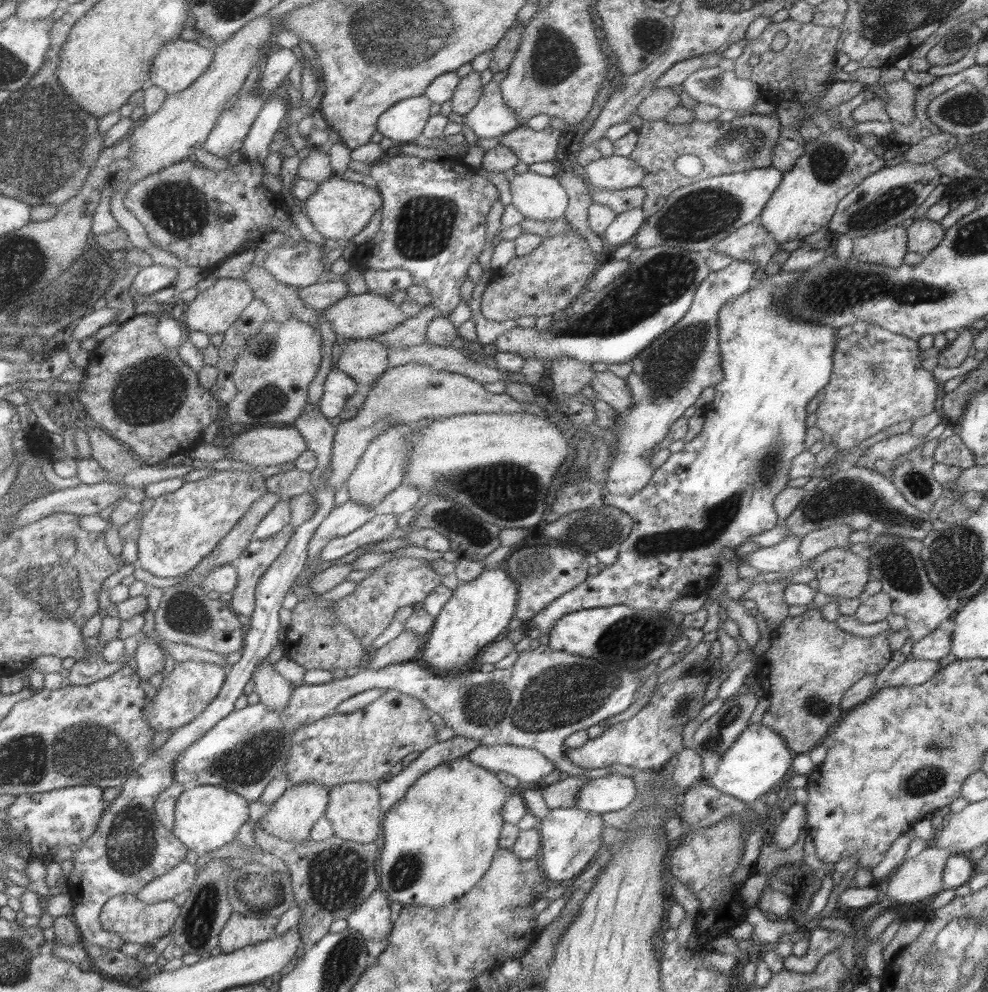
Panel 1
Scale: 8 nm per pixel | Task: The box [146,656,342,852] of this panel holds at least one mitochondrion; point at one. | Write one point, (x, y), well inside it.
(250, 762)

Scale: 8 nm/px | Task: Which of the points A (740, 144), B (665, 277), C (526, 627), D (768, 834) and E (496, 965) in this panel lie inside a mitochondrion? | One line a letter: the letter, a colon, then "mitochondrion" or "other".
A: mitochondrion
B: mitochondrion
C: other
D: other
E: other

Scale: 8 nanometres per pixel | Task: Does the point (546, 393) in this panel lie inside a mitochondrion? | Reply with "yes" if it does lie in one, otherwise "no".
no

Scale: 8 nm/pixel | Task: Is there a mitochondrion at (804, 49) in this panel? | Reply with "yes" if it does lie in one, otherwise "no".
no

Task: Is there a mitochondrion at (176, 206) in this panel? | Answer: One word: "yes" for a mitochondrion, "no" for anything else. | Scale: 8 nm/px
yes

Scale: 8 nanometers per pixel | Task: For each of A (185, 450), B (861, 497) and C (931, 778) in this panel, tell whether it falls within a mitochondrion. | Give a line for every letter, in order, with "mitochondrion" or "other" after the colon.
A: other
B: mitochondrion
C: mitochondrion

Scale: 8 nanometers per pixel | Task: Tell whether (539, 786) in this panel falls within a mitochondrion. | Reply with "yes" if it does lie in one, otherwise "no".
no

